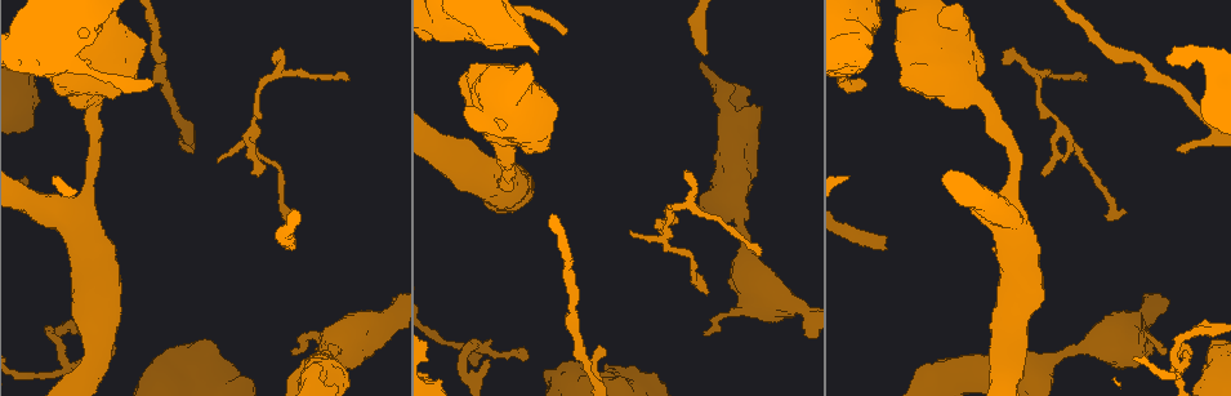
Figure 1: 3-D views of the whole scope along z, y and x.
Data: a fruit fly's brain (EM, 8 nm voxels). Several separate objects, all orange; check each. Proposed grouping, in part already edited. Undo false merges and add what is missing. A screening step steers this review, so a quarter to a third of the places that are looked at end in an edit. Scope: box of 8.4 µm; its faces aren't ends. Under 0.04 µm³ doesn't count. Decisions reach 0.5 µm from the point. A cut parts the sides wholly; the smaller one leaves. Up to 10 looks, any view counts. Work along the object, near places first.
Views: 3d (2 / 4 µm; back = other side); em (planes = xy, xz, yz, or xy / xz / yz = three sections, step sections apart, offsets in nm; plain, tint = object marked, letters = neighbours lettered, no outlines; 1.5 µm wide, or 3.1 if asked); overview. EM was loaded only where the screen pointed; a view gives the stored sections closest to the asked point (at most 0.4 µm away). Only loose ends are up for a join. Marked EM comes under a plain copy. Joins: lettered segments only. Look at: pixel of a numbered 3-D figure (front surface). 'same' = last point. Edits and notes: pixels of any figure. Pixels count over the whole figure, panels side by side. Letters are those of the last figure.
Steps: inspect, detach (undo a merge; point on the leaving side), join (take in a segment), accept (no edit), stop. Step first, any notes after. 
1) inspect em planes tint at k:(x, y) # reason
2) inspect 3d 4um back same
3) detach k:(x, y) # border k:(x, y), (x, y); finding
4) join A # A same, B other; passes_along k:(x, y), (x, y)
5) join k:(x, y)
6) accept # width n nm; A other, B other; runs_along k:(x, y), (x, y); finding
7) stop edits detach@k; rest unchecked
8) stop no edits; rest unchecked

inspect em xz step 4 letters at 1:(865, 85) # free end

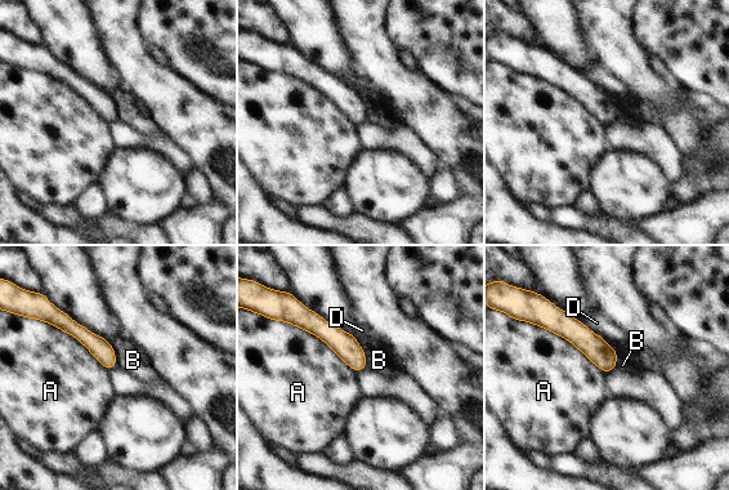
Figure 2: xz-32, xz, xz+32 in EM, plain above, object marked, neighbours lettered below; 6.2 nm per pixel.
inspect em yz step 8 letters same

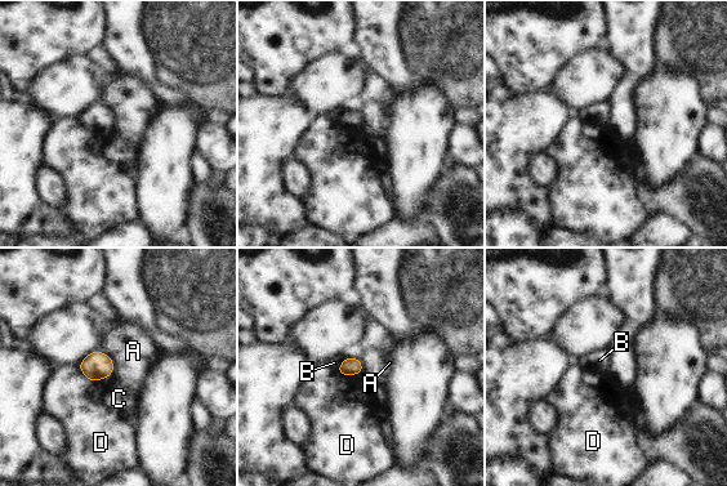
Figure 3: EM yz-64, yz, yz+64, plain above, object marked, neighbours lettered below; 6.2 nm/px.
accept # longest_contact A 150 nm; A other, B other, C other, D other; border 3:(107, 353), (112, 361), (112, 375); none of them fits

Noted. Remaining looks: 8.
inspect em planes letters at 1:(1005, 64) # tapers out

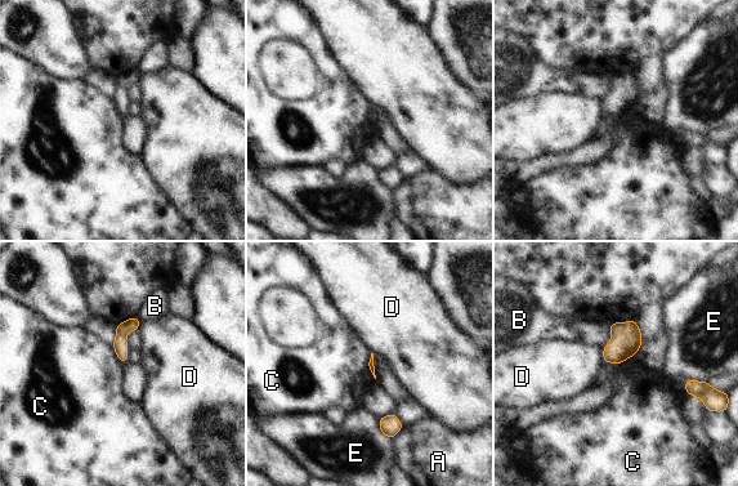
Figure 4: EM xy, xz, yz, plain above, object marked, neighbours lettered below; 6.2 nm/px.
accept # A other, B other, C other, D other, E other; runs_along 4:(134, 320), (121, 333), (124, 359); none of them fits

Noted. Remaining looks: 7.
inspect 3d 4um at 1:(342, 78) # free end

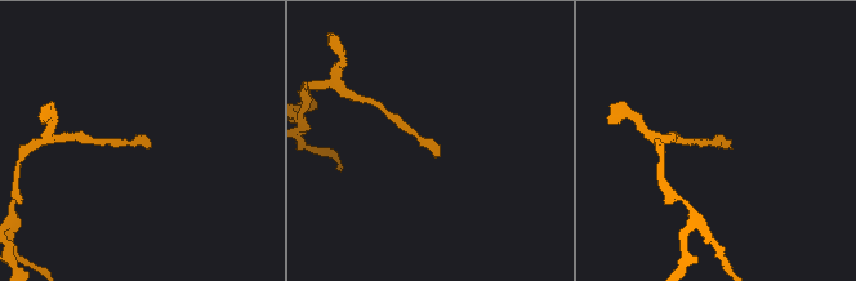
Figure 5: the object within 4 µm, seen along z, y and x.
inspect em planes letters at 5:(146, 141) # now the EM

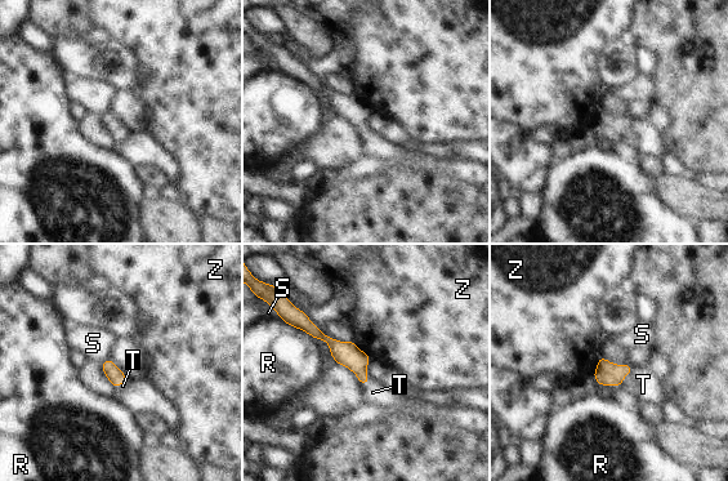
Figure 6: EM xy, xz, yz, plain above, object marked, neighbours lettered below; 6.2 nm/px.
join 6:(643, 384) # width 100 nm; R other, S other, T same, Z other; passes_along 6:(607, 373), (622, 381), (643, 384); the cell continues

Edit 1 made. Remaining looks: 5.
inspect overview

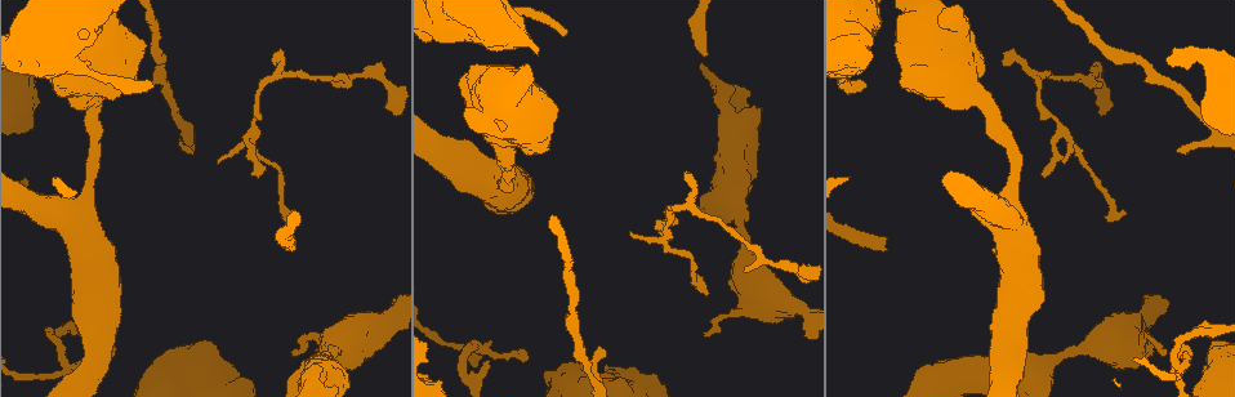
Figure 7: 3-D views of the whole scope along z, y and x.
inspect 3d 4um at 7:(1164, 351) # tapers out

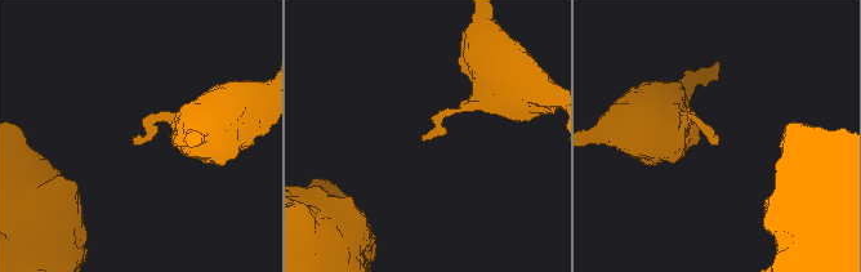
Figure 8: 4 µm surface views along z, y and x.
inspect em planes letters at 8:(716, 137)

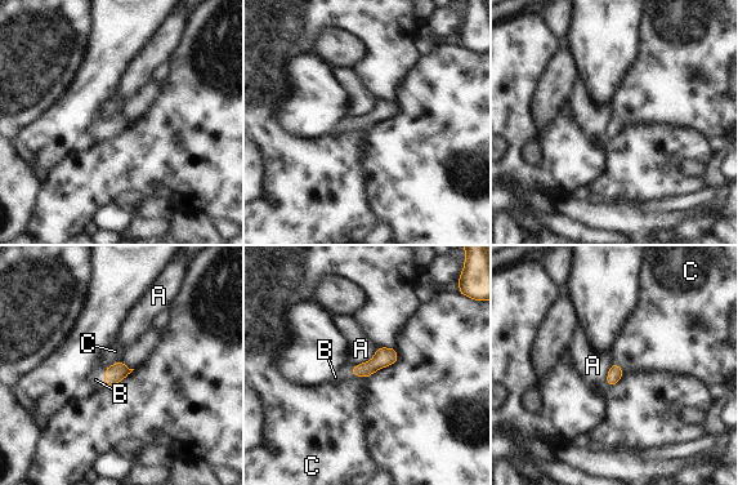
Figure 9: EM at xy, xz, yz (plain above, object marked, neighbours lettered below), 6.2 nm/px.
join 9:(95, 379) # width 90 nm; A other, B same, C other; passes_along 9:(113, 374), (104, 378), (95, 379); it goes on there

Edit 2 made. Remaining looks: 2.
stop edits join@6, join@9; rest unchecked

